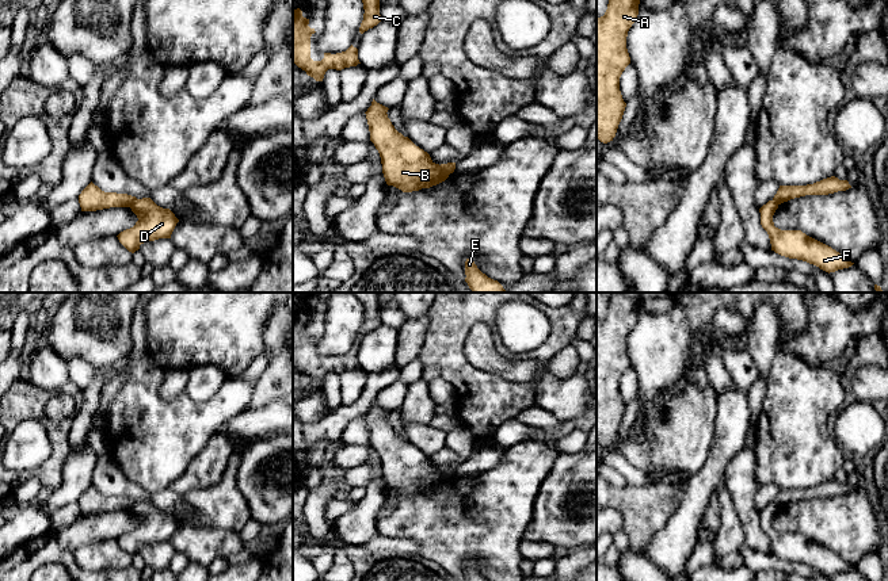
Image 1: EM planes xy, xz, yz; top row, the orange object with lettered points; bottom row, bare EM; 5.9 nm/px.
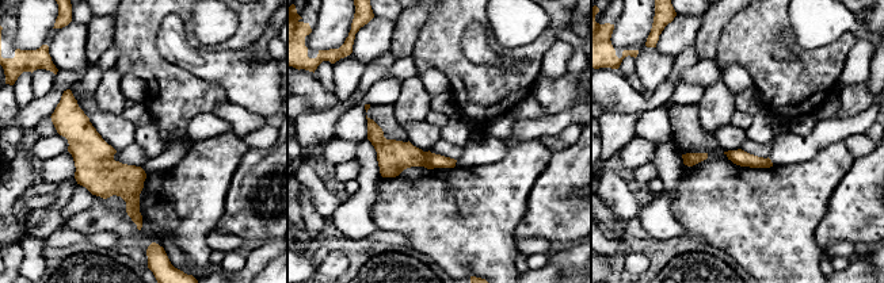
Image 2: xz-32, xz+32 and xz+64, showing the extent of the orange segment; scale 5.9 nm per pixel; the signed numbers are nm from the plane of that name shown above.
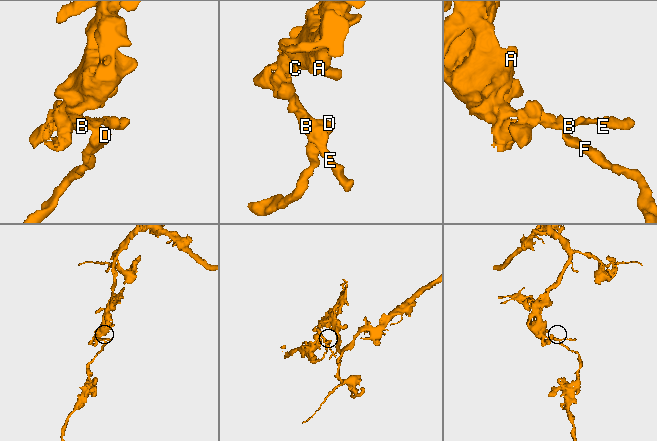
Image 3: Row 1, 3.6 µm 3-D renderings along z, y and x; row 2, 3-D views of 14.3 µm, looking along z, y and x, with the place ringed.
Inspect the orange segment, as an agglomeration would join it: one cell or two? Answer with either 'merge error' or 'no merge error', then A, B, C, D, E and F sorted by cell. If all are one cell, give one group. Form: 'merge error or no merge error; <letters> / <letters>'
merge error; A B C E / D F

